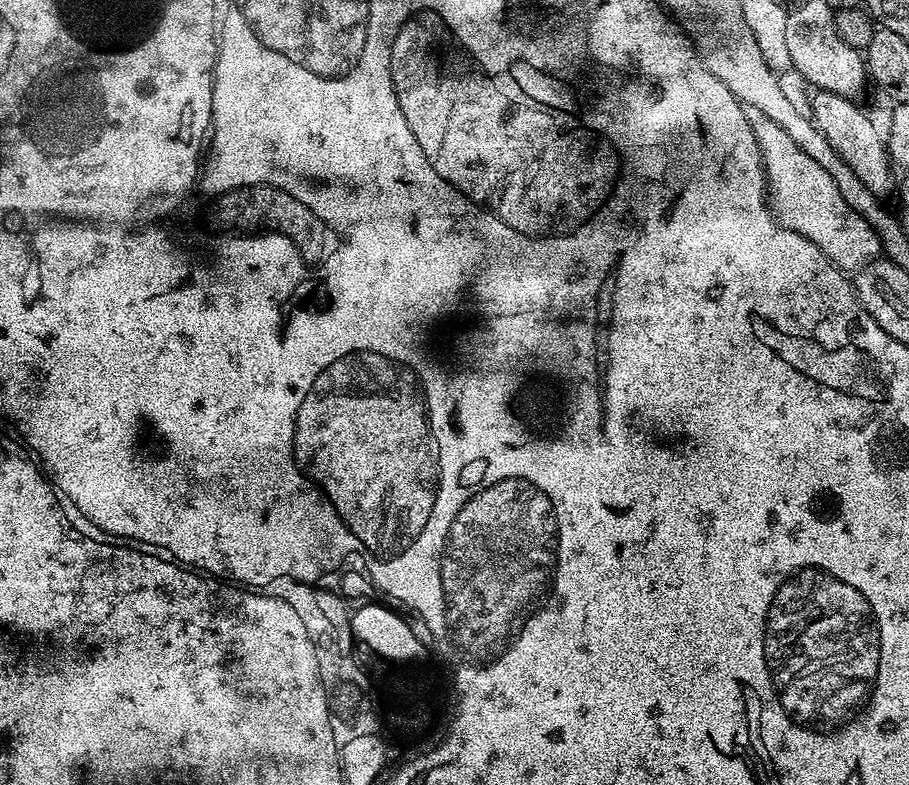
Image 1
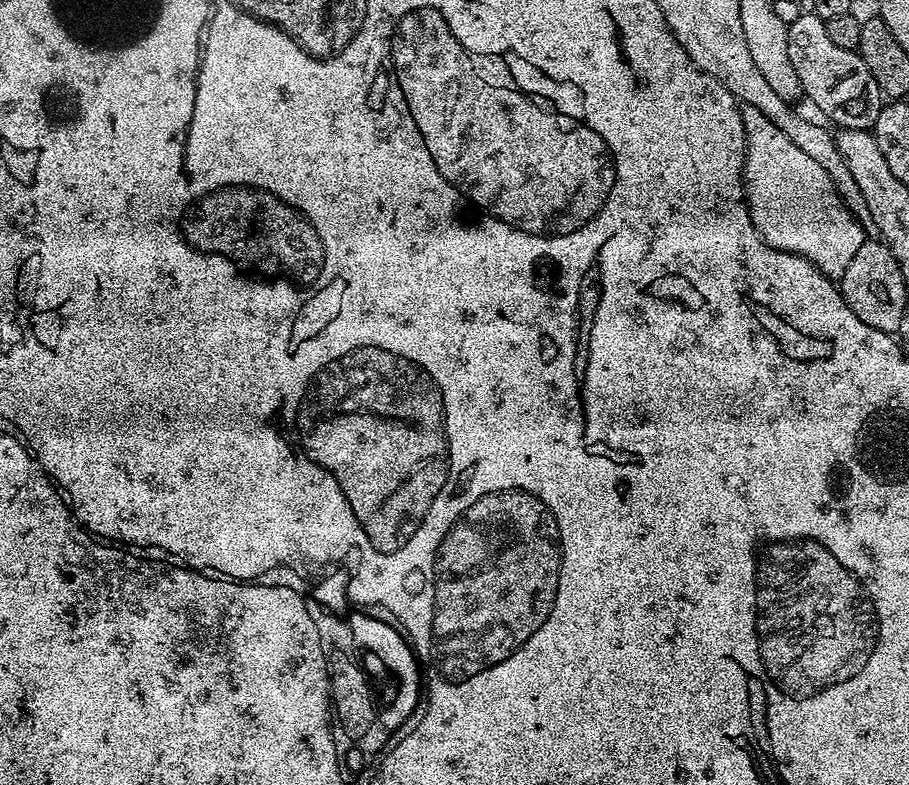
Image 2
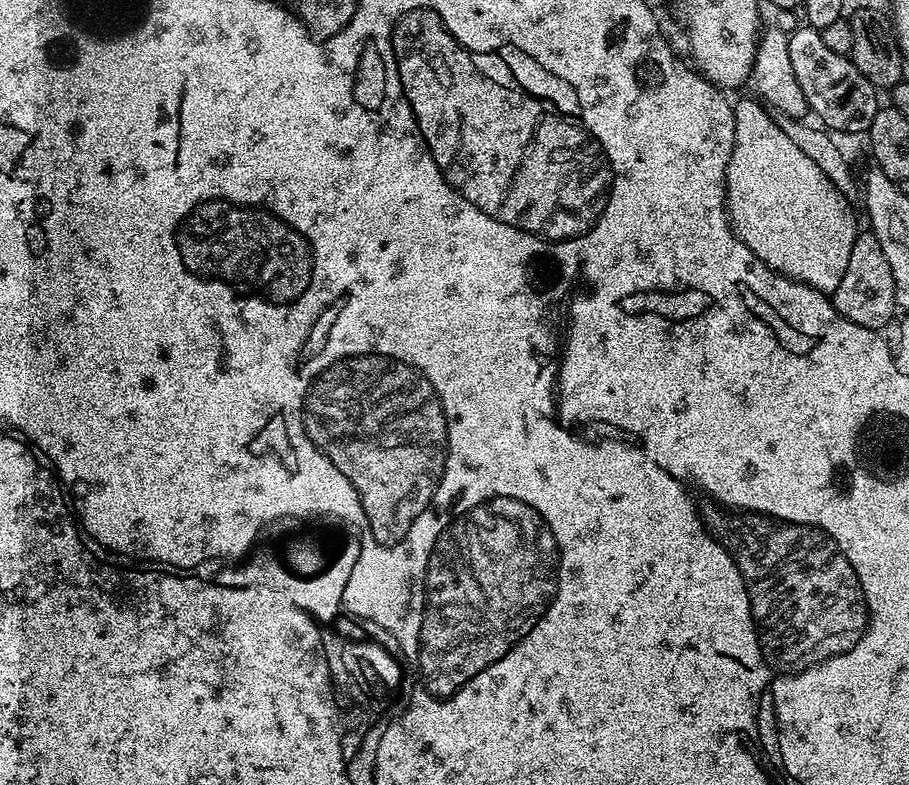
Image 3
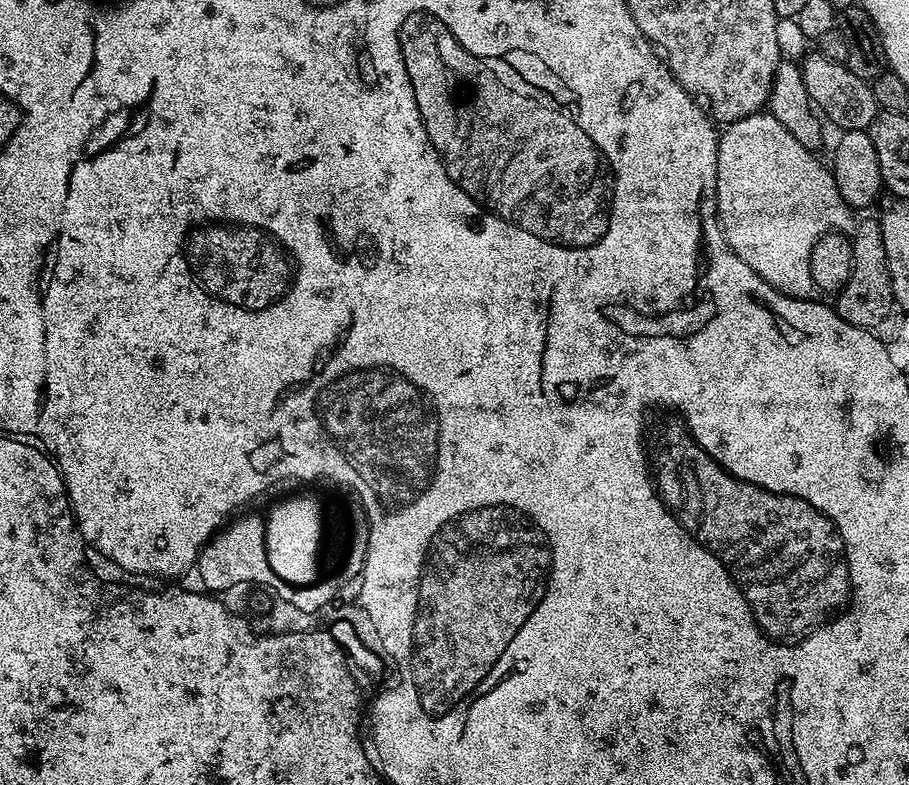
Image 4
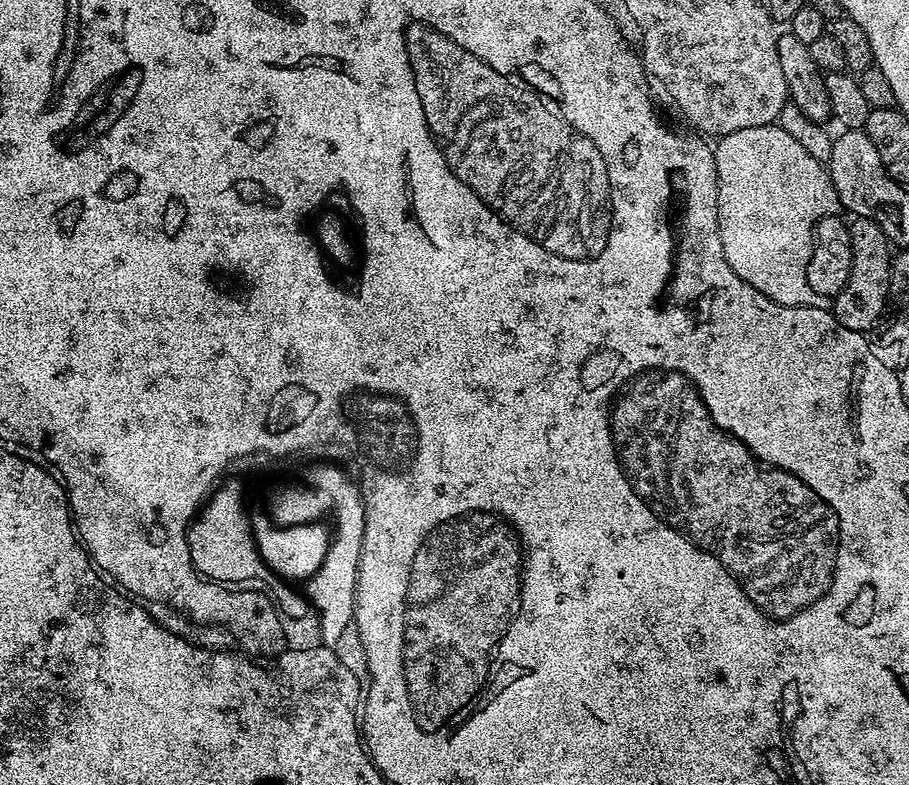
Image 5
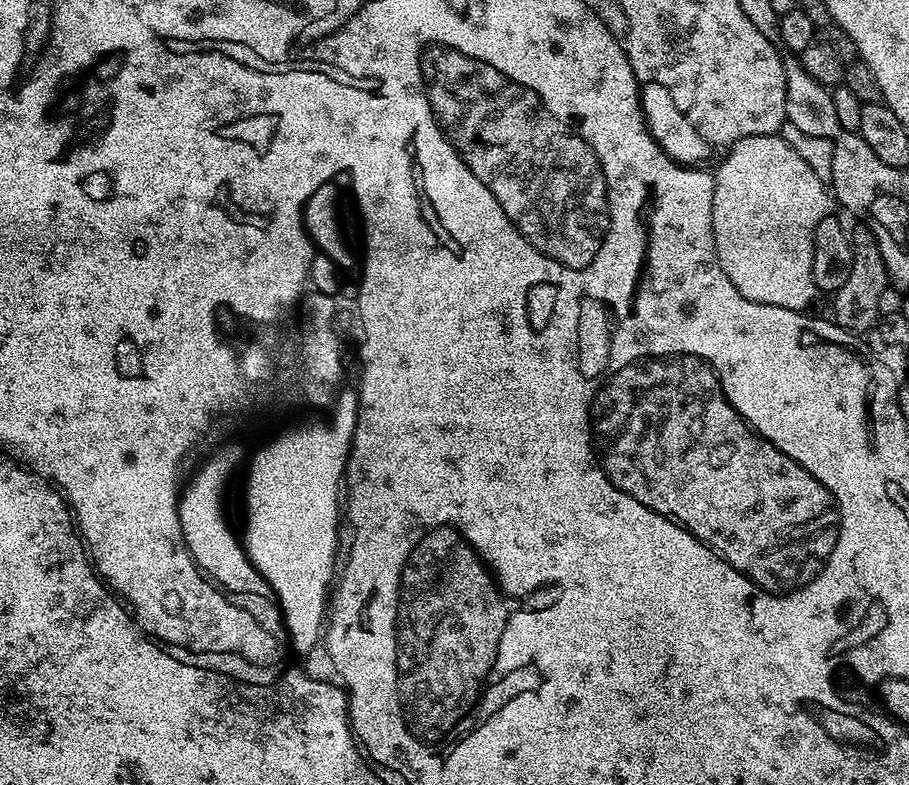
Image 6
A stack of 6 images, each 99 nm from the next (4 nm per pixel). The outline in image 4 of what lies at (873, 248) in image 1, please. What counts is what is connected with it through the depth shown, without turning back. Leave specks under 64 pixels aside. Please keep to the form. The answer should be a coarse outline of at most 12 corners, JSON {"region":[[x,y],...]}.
{"region":[[768,110],[719,137],[716,214],[758,278],[813,299],[857,213]]}

